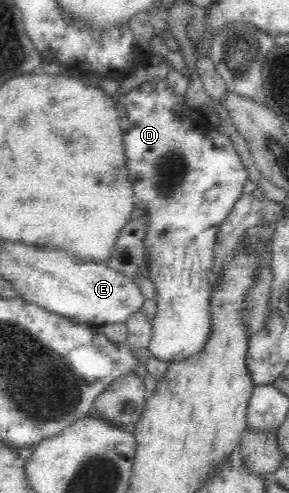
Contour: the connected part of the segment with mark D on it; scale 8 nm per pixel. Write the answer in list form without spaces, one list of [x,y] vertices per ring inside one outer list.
[[[162,78],[142,82],[118,99],[119,125],[124,138],[124,156],[128,181],[132,185],[135,203],[145,211],[146,223],[143,238],[147,278],[156,291],[156,313],[152,318],[150,354],[168,362],[185,359],[201,349],[209,335],[211,316],[210,272],[214,270],[216,234],[220,224],[235,210],[248,184],[249,174],[236,154],[232,140],[221,129],[209,125],[204,113],[188,106],[186,96],[176,94]]]

